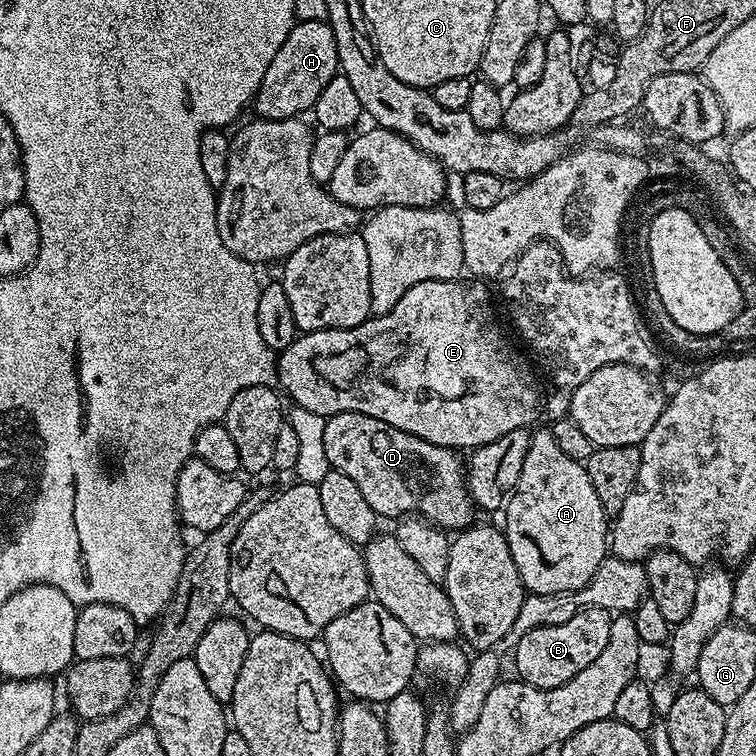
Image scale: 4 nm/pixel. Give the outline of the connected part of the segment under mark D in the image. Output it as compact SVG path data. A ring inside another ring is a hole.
M357 412L327 417L324 429L329 465L358 485L377 517L415 514L445 530L463 530L473 523L474 503L468 493L466 464L456 457L457 449L434 446L390 426L390 422Z

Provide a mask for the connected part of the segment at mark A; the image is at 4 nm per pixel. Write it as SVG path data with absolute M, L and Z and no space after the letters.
M550 430L532 432L526 462L522 462L522 478L518 478L518 486L508 497L503 516L502 531L510 546L510 558L514 558L514 566L518 566L518 574L531 594L577 592L592 581L598 566L605 563L609 555L610 517L602 510L602 502L598 502L588 469L581 461L562 454Z

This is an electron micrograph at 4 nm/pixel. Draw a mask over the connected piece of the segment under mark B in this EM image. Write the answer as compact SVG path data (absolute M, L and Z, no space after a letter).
M582 608L564 619L562 626L542 626L530 630L530 634L522 634L514 650L515 675L535 688L553 688L570 682L578 670L586 670L602 654L610 638L612 617L608 608Z

